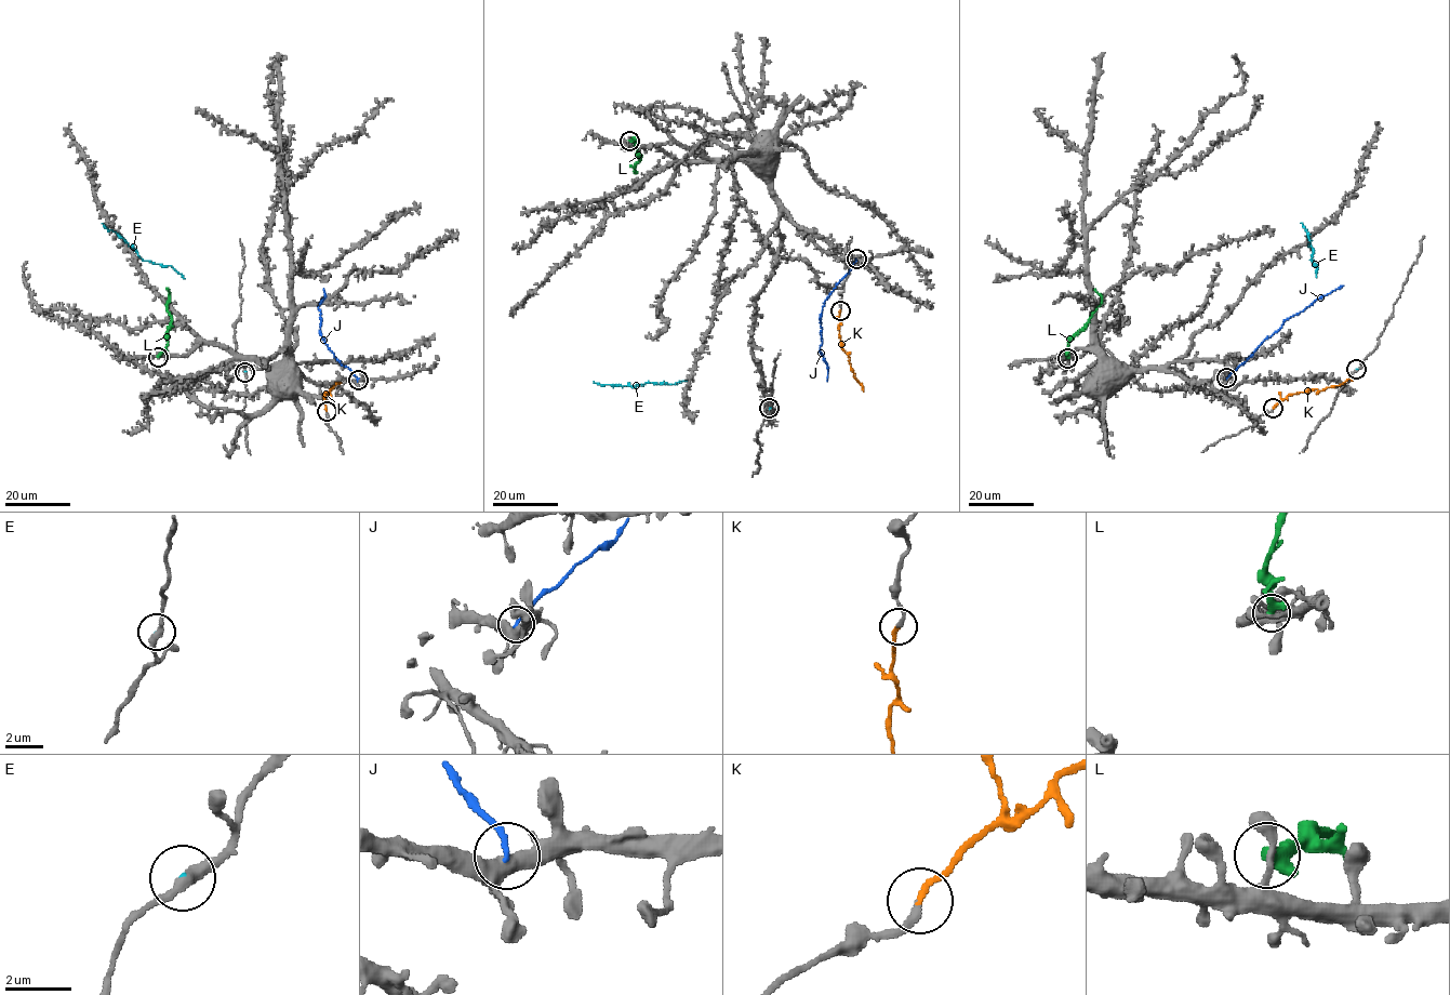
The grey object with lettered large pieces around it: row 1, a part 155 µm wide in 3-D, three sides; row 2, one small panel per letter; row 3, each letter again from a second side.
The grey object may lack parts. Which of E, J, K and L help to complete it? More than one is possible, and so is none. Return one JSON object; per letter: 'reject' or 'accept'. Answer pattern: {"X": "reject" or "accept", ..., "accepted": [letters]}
{"E": "reject", "J": "reject", "K": "accept", "L": "reject", "accepted": ["K"]}

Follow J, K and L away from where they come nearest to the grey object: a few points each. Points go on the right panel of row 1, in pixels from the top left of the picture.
J: (1226, 377), (1286, 320), (1343, 284)
K: (1273, 408), (1289, 395), (1320, 390), (1358, 379)
L: (1067, 358), (1068, 342), (1101, 302), (1101, 295), (1094, 288)

